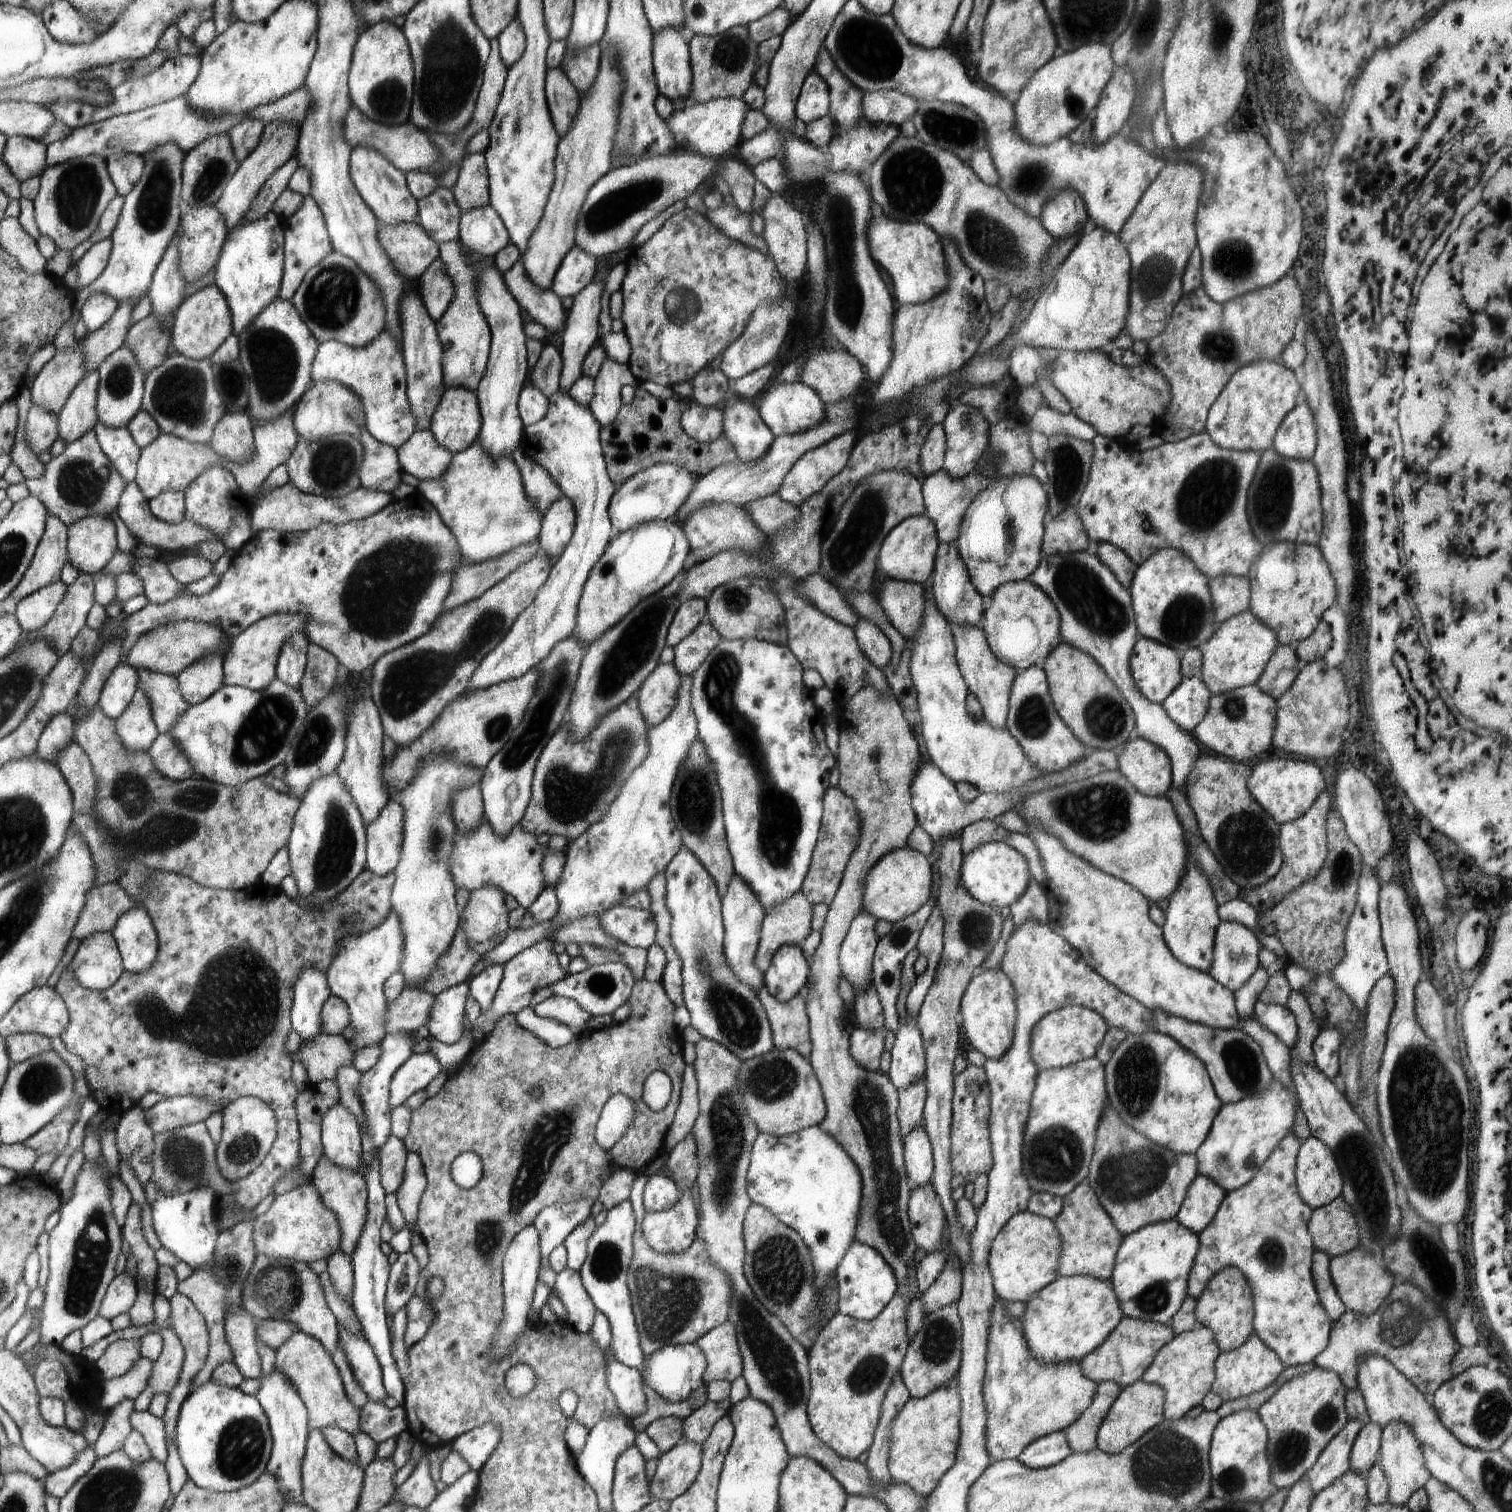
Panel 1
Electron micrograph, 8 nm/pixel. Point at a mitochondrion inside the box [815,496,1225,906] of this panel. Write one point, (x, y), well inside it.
(1092, 604)

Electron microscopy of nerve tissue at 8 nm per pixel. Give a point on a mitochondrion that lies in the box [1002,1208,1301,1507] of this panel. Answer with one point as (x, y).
(1168, 1463)

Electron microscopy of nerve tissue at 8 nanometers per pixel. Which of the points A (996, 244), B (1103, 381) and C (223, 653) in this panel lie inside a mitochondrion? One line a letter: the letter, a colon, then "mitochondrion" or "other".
A: mitochondrion
B: other
C: other

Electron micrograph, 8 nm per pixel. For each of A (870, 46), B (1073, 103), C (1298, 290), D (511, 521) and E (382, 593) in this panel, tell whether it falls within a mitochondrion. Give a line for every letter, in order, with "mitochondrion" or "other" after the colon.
A: mitochondrion
B: mitochondrion
C: other
D: mitochondrion
E: mitochondrion

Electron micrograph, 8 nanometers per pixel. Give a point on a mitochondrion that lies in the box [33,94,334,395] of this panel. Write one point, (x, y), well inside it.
(77, 194)

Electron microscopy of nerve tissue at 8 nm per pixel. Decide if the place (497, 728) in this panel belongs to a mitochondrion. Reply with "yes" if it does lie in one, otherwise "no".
yes

